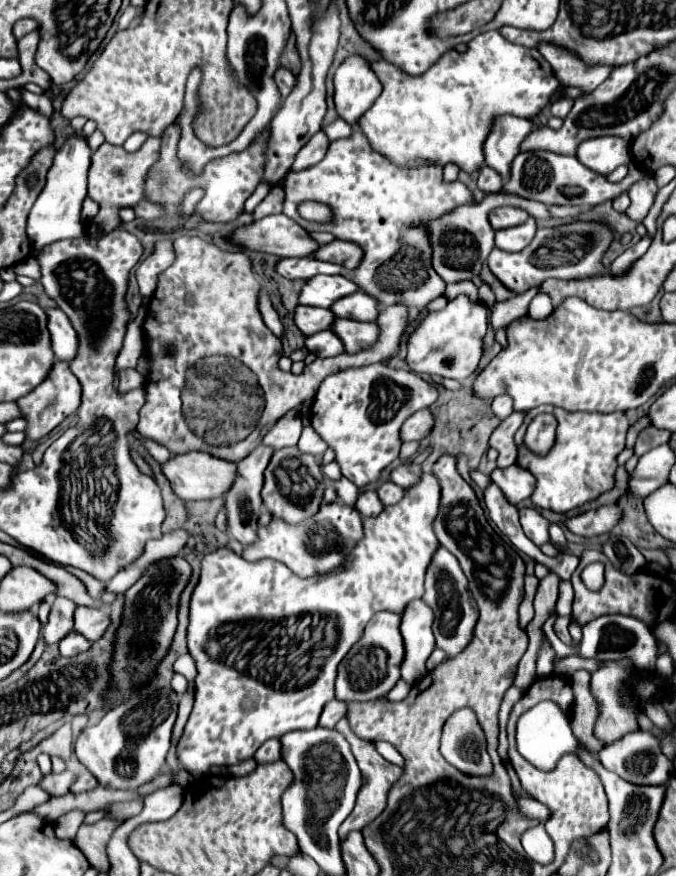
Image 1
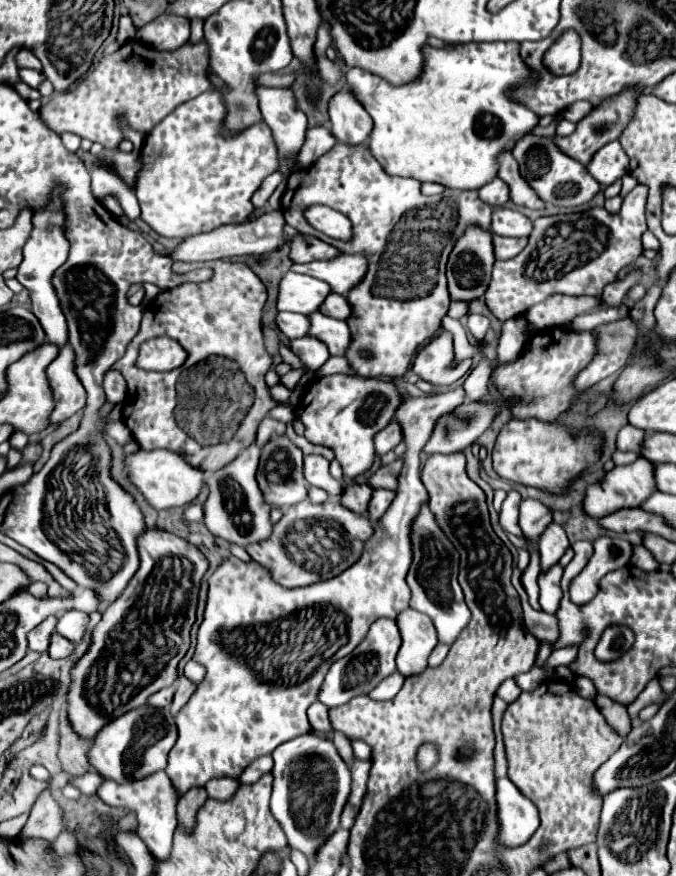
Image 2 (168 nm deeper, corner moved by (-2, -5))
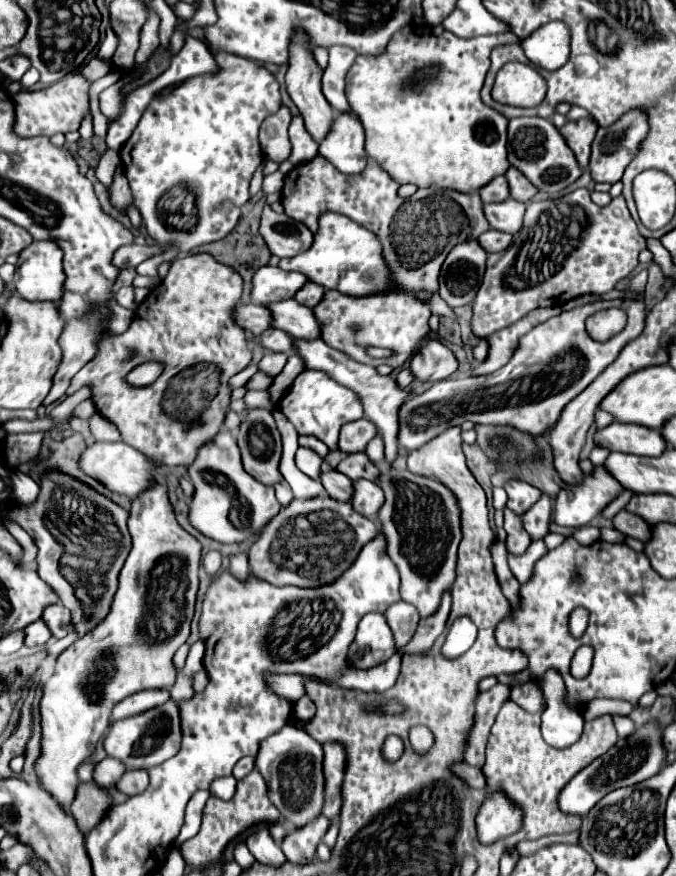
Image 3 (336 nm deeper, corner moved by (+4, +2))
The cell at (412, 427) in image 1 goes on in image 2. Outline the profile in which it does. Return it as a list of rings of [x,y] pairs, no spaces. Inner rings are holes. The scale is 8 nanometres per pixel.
[[[396,422],[388,424],[388,428],[384,428],[384,430],[380,430],[376,434],[376,440],[374,442],[376,442],[376,454],[378,456],[390,452],[396,444],[402,442],[402,430],[400,430],[400,426]]]

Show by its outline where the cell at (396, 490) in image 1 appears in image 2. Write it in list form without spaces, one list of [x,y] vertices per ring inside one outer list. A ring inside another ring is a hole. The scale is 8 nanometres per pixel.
[[[384,488],[374,490],[372,498],[370,498],[370,504],[368,504],[368,518],[370,518],[370,522],[376,524],[380,520],[380,516],[384,516],[384,512],[392,504],[392,500],[394,500],[394,492],[392,490],[384,490]]]

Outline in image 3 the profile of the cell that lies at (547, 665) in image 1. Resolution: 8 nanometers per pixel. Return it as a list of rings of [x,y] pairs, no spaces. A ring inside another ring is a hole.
[[[504,509],[504,529],[508,533],[508,541],[506,541],[506,547],[512,555],[522,555],[526,553],[528,545],[532,543],[530,535],[526,533],[524,525],[522,525],[522,519],[512,513],[510,509]]]

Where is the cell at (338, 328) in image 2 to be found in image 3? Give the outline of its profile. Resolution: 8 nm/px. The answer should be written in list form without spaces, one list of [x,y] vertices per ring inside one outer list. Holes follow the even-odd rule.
[[[278,301],[278,305],[270,305],[274,309],[274,321],[276,329],[286,329],[292,337],[298,341],[314,341],[322,335],[322,325],[318,323],[314,311],[306,305],[300,305],[298,301]]]

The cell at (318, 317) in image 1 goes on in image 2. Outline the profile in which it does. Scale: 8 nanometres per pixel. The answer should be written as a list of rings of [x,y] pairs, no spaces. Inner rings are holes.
[[[278,312],[276,314],[276,328],[286,336],[286,338],[302,338],[308,332],[308,318],[304,314],[292,314],[292,312]]]

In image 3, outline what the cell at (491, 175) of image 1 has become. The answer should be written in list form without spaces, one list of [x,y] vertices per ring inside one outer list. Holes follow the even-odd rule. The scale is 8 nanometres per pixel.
[[[494,177],[490,183],[486,183],[482,189],[480,189],[480,197],[484,203],[492,203],[492,201],[504,201],[510,197],[510,191],[508,191],[508,181],[506,177]]]

